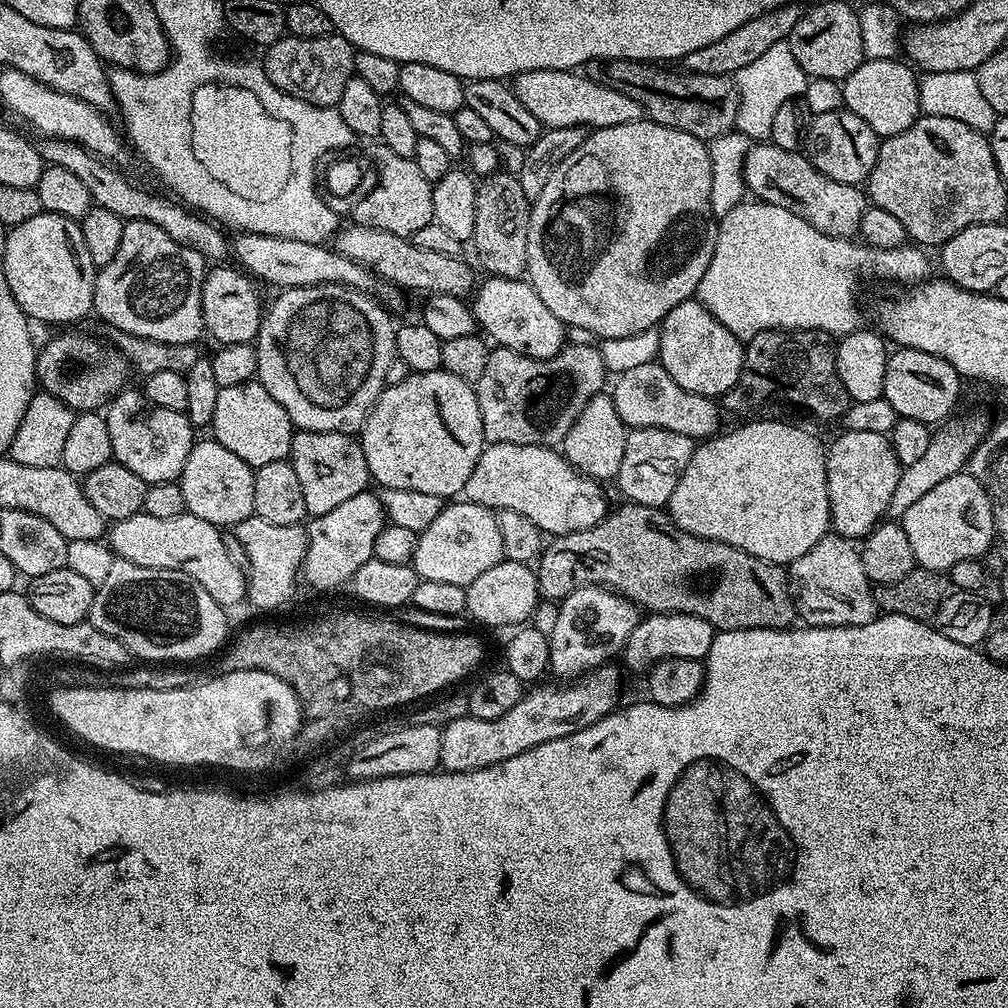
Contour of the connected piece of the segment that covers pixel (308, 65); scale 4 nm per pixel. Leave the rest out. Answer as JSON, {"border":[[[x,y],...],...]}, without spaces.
{"border":[[[338,34],[322,38],[298,38],[284,35],[263,53],[262,63],[266,78],[286,94],[314,106],[336,108],[342,98],[346,82],[353,76],[354,51],[351,42]]]}

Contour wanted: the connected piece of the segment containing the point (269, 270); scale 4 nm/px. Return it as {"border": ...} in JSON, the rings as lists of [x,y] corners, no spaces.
{"border":[[[242,232],[235,238],[235,263],[249,277],[257,281],[265,280],[268,284],[277,284],[277,289],[280,290],[309,288],[319,284],[345,284],[348,288],[368,290],[374,283],[374,277],[368,269],[324,244],[298,242],[281,236],[259,236],[253,232]]]}

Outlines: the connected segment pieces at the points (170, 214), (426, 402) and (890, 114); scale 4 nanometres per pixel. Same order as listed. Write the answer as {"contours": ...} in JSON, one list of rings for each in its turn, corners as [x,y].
{"contours":[[[[44,138],[39,141],[38,147],[45,165],[62,166],[62,170],[70,170],[70,174],[74,174],[85,184],[86,190],[90,190],[95,207],[110,210],[110,214],[118,214],[125,222],[129,220],[154,222],[154,226],[162,226],[162,230],[166,230],[166,234],[170,234],[174,242],[190,250],[198,250],[198,254],[202,254],[205,261],[224,262],[227,261],[224,260],[227,256],[229,259],[230,242],[224,238],[225,233],[210,220],[198,215],[183,203],[175,199],[167,200],[156,192],[147,192],[146,189],[139,188],[134,181],[127,180],[116,166],[101,160],[92,152],[87,152],[80,144],[69,140]]],[[[443,370],[439,372],[413,372],[405,375],[405,377],[405,380],[400,380],[397,384],[389,383],[385,387],[368,415],[372,420],[372,465],[368,468],[368,475],[375,483],[376,480],[380,483],[379,487],[381,489],[418,490],[418,494],[434,494],[441,498],[459,497],[464,491],[470,474],[474,474],[474,466],[486,447],[484,431],[482,430],[482,410],[478,410],[476,389],[469,381]]],[[[900,58],[865,59],[864,63],[858,66],[858,70],[854,70],[854,74],[850,74],[842,82],[844,108],[858,114],[858,118],[862,118],[862,122],[866,122],[866,126],[870,126],[870,130],[874,130],[877,137],[893,136],[906,130],[922,112],[919,102],[920,81],[917,73],[914,74],[911,70],[913,71]]]]}

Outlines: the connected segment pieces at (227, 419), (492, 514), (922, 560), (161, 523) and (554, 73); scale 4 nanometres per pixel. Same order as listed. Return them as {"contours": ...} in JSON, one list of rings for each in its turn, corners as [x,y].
{"contours":[[[[249,382],[220,389],[218,406],[214,406],[214,418],[210,425],[211,435],[230,454],[238,454],[242,462],[252,469],[266,466],[266,462],[288,460],[292,455],[294,425],[292,419],[270,398],[259,382]]],[[[448,502],[438,518],[434,518],[434,522],[430,522],[430,526],[417,535],[416,549],[410,563],[420,580],[450,582],[467,589],[478,574],[490,570],[490,566],[502,559],[502,534],[498,534],[496,512],[484,504]]],[[[967,471],[946,478],[946,482],[938,482],[934,490],[922,494],[922,498],[918,498],[918,502],[914,502],[914,506],[906,510],[902,523],[906,538],[910,538],[910,550],[914,550],[917,565],[935,572],[947,573],[958,562],[983,557],[983,552],[991,546],[992,540],[994,544],[997,539],[990,498],[986,490],[982,490],[982,486]]],[[[141,510],[130,518],[115,521],[107,529],[106,543],[119,559],[134,562],[134,566],[179,570],[194,578],[194,582],[198,582],[214,602],[231,606],[245,599],[246,577],[229,545],[228,548],[224,545],[220,532],[217,525],[198,518],[190,511],[178,518],[150,518],[150,514]]],[[[526,70],[515,76],[510,87],[522,102],[522,106],[526,106],[526,110],[530,110],[530,114],[534,114],[534,118],[538,118],[544,128],[583,124],[585,128],[595,130],[645,119],[643,106],[630,98],[630,94],[626,94],[619,86],[607,82],[599,84],[596,80],[579,76],[580,74],[576,70]]]]}

